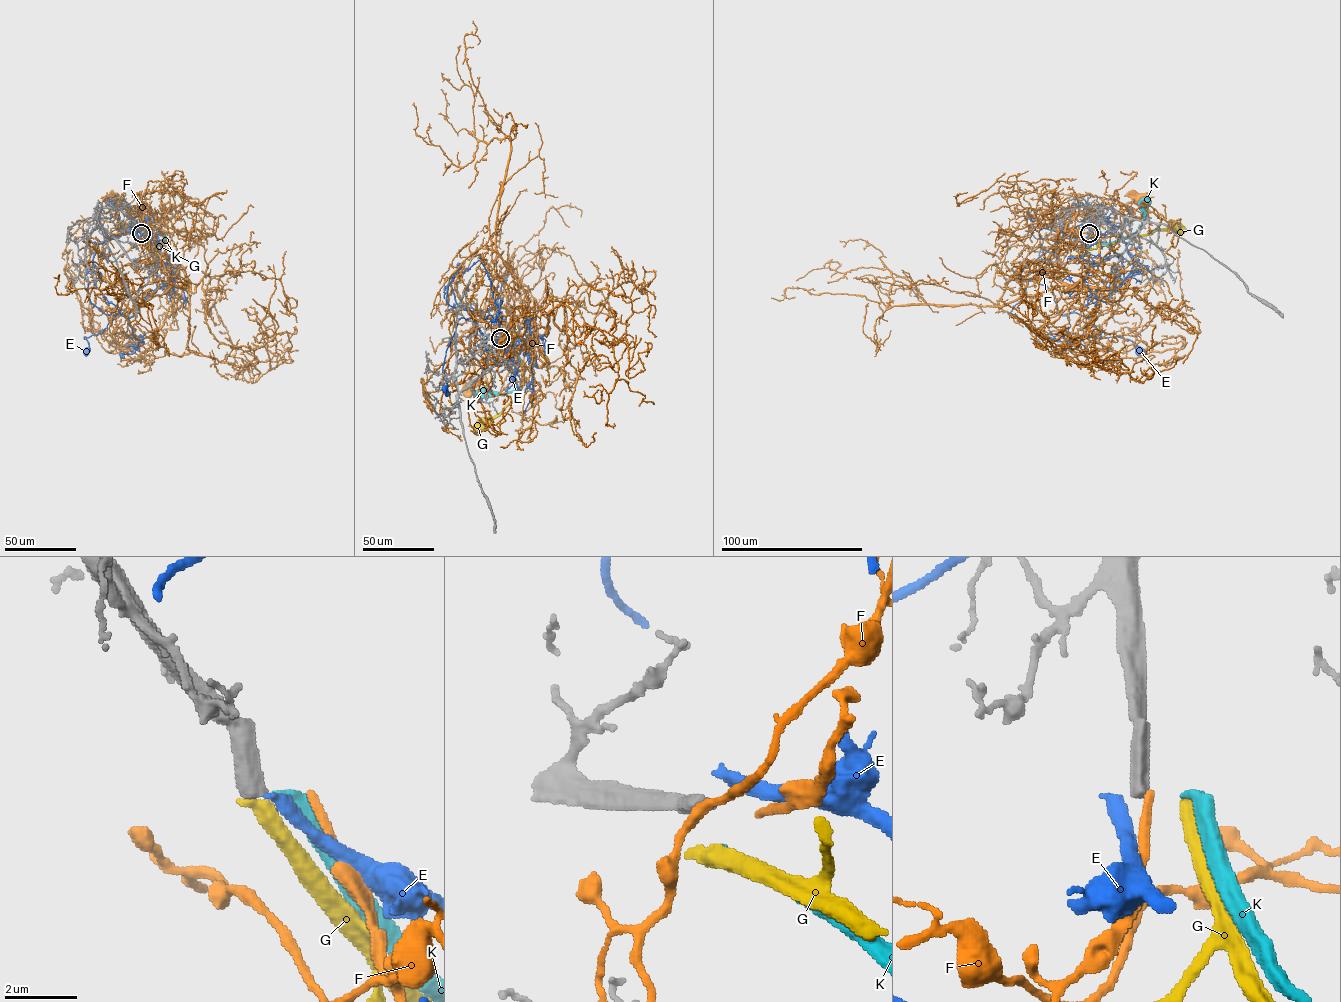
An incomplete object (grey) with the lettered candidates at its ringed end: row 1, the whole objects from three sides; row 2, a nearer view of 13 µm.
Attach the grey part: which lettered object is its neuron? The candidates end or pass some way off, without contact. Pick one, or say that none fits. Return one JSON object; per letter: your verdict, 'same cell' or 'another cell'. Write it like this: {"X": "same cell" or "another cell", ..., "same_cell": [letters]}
{"E": "another cell", "F": "another cell", "G": "another cell", "K": "another cell", "same_cell": []}

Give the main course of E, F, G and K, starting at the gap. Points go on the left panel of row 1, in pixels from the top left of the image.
E: (142, 233), (160, 246), (157, 289), (132, 316), (117, 313), (102, 331), (84, 337), (88, 343), (86, 351)
F: (143, 233), (155, 257), (164, 251), (178, 267), (180, 281), (145, 257), (123, 202), (107, 201)
G: (142, 233), (152, 244), (160, 245), (165, 240), (164, 236), (144, 229), (119, 227)
K: (142, 233), (154, 244), (165, 239), (158, 228), (119, 201)

